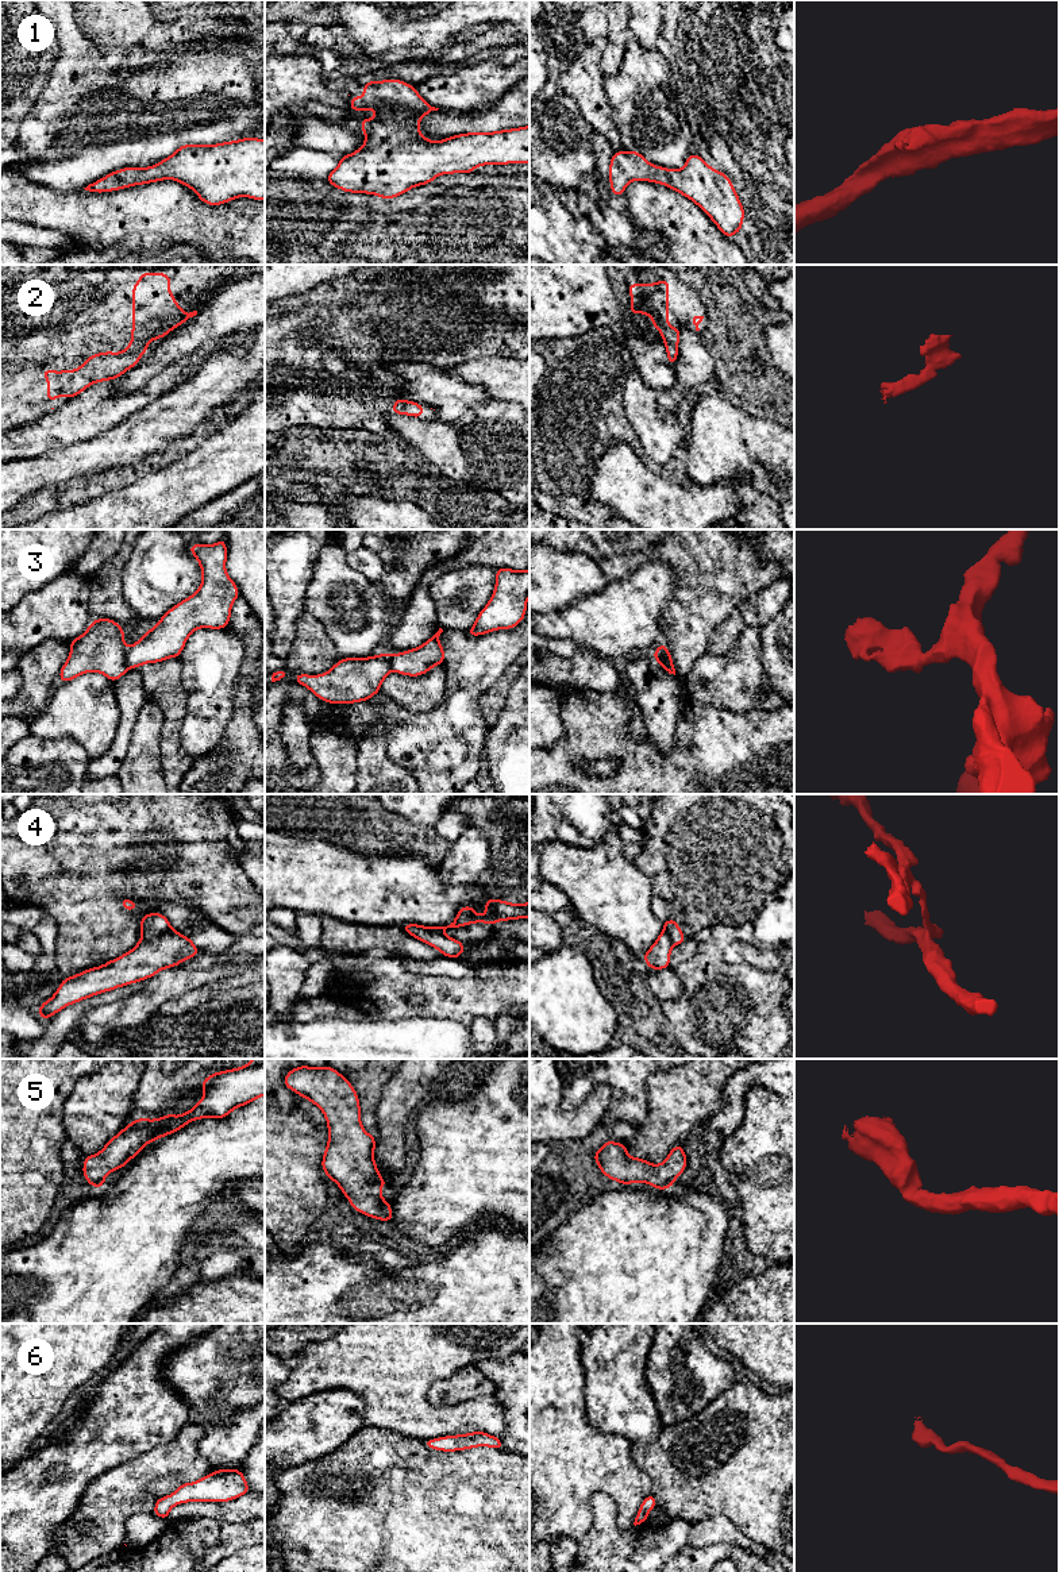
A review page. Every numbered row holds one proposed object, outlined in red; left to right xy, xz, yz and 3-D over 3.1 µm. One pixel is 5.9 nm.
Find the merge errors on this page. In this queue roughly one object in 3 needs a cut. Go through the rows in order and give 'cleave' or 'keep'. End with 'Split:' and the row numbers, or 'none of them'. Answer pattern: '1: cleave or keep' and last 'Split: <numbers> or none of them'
1: keep
2: keep
3: cleave
4: cleave
5: keep
6: keep
Split: 3, 4

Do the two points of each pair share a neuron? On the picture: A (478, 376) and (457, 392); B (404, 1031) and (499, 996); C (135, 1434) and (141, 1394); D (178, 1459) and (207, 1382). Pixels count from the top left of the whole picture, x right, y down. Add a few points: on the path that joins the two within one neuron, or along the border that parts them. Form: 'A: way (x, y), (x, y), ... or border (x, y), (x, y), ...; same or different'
A: border (446, 372), (480, 384), (492, 399); different
B: border (424, 1016), (449, 1017), (469, 1027); different
C: way (135, 1425), (135, 1403); same
D: border (188, 1422), (201, 1425); different

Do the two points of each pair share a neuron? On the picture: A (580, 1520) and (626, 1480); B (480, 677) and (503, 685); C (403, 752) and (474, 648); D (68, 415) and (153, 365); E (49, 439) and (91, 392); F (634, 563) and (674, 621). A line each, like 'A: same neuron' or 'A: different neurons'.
A: same neuron
B: different neurons
C: same neuron
D: different neurons
E: same neuron
F: same neuron

